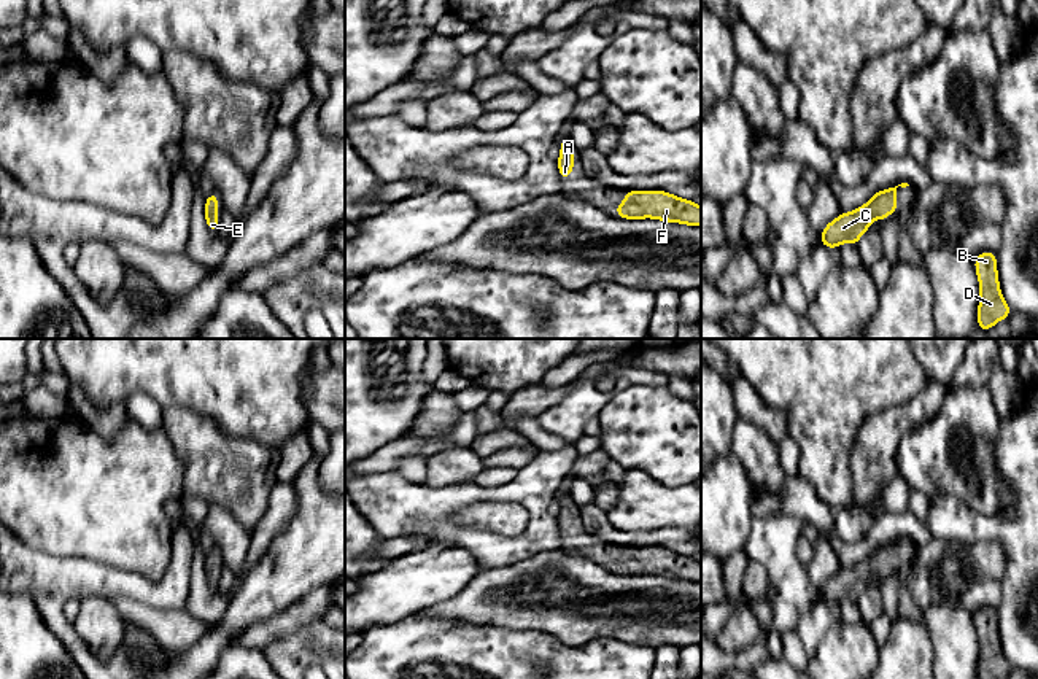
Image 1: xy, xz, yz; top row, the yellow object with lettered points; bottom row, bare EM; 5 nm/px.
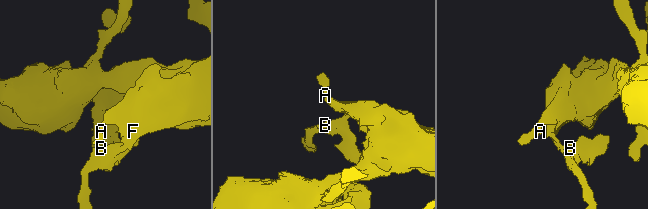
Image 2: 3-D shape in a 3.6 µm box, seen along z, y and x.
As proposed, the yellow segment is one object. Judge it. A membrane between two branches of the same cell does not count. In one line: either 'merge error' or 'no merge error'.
no merge error

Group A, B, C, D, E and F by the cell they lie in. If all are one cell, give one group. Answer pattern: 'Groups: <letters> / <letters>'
Groups: A B C D E F

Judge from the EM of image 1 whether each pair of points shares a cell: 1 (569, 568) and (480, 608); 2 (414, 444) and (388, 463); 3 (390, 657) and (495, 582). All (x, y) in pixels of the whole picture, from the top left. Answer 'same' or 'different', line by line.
1: same
2: same
3: different

